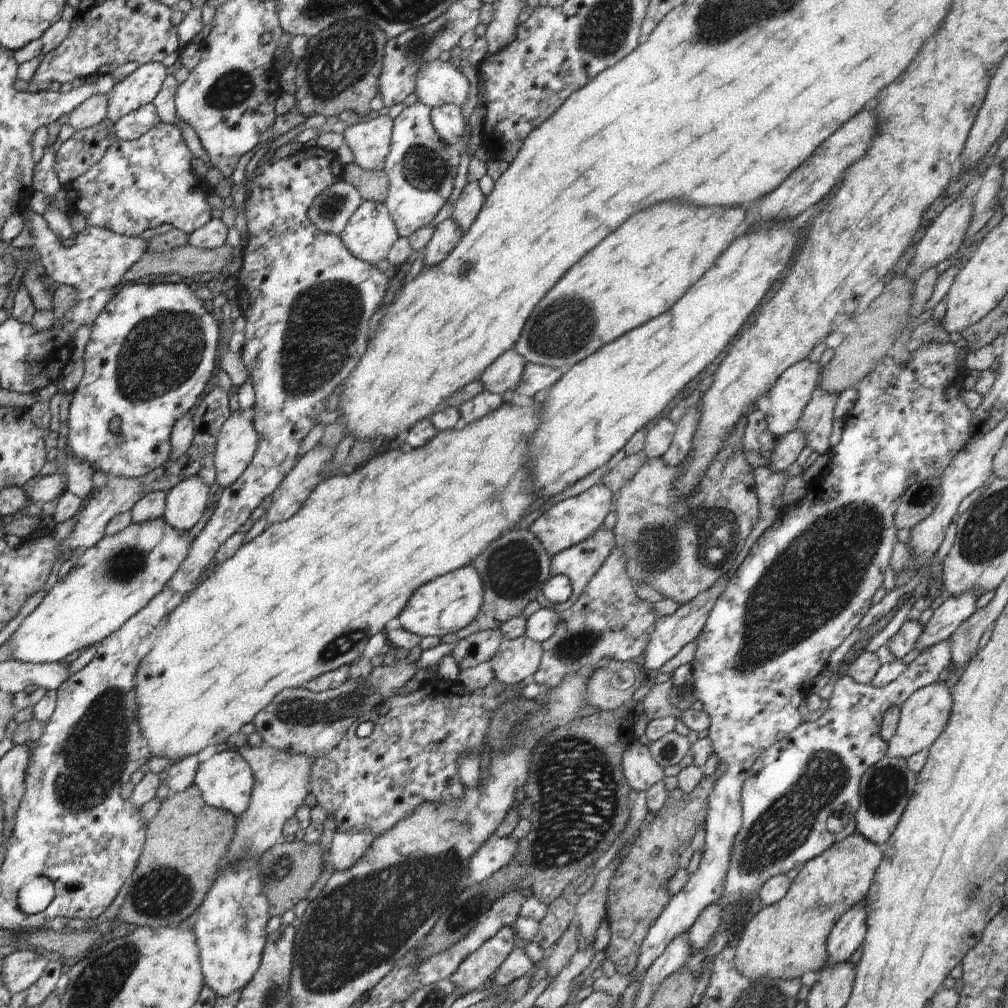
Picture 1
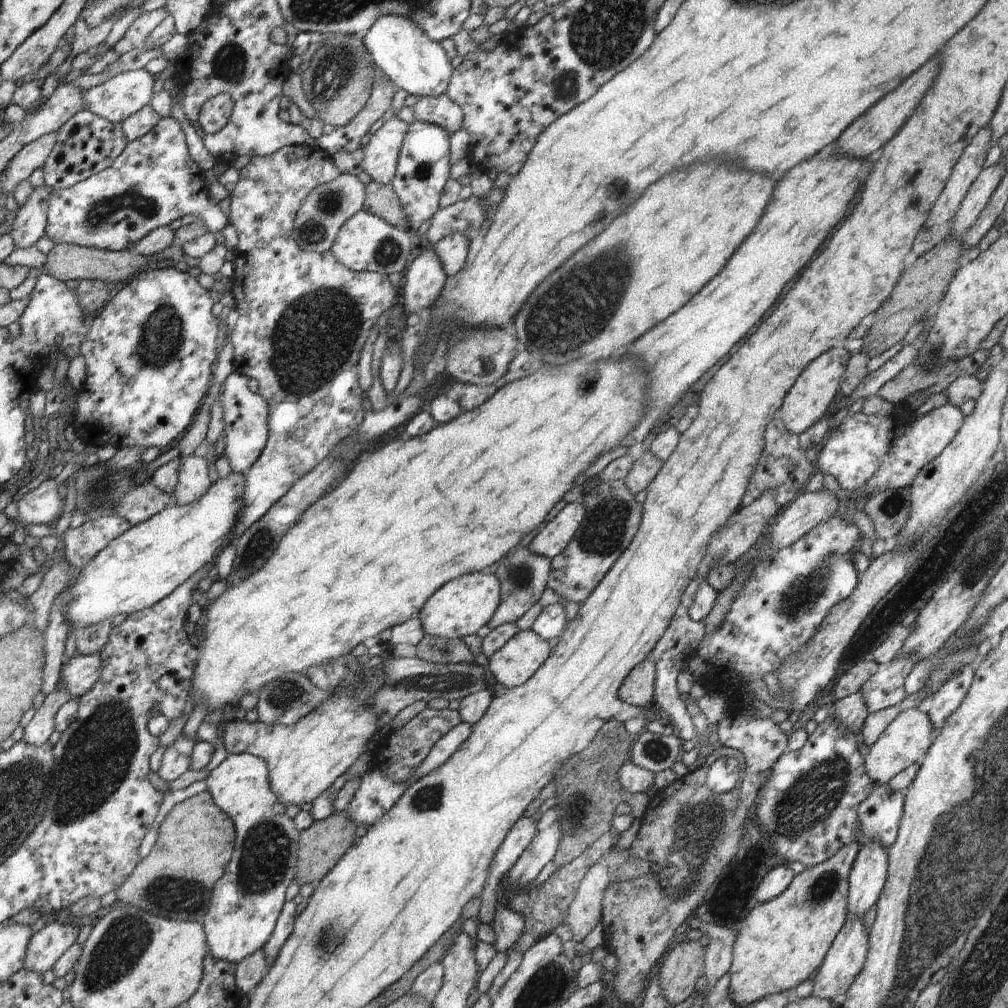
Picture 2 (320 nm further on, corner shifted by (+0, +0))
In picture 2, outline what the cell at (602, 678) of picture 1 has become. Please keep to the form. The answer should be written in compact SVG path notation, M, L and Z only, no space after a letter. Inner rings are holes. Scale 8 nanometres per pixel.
M646 658L624 679L618 698L626 704L647 708L654 703L654 695L655 664L650 658Z

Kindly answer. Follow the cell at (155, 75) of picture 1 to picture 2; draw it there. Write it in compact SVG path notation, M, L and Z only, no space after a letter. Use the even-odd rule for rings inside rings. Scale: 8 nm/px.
M145 68L120 72L86 92L84 108L111 123L123 123L149 104L156 78Z

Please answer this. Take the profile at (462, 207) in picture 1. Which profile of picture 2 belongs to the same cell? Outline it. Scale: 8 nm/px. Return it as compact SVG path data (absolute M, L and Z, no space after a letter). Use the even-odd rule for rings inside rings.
M452 233L433 246L448 278L456 276L464 268L470 241L463 234Z

